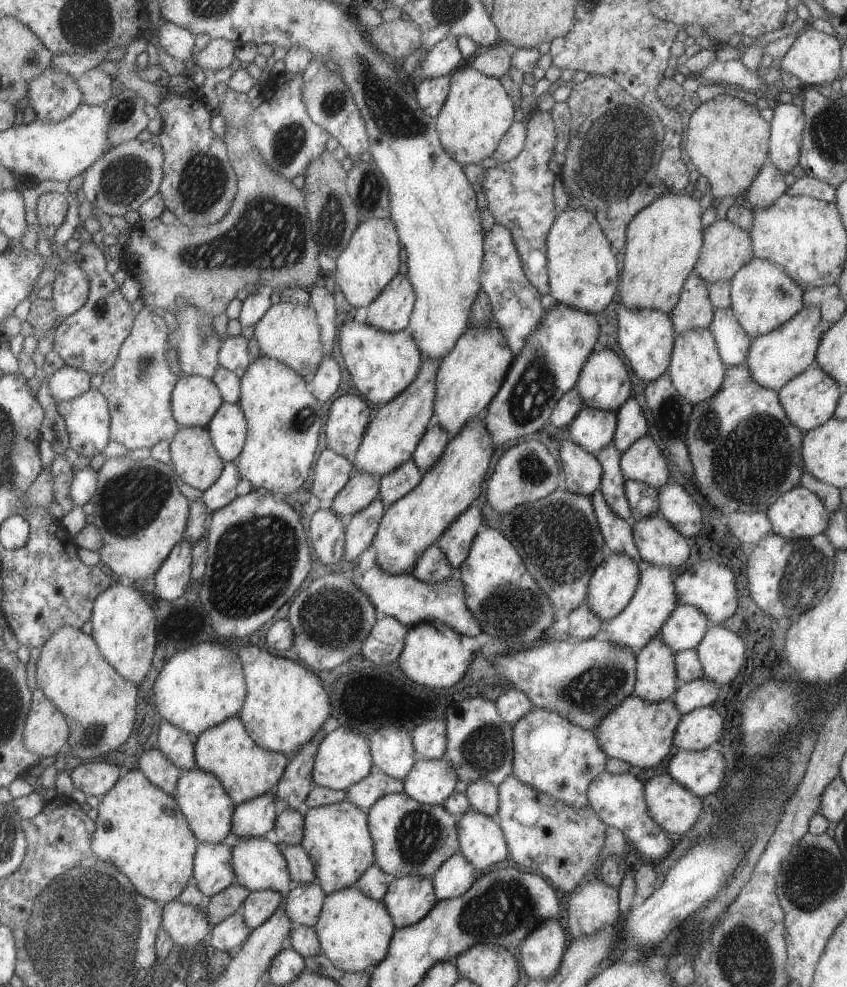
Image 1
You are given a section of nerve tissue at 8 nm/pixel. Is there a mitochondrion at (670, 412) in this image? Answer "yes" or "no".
yes

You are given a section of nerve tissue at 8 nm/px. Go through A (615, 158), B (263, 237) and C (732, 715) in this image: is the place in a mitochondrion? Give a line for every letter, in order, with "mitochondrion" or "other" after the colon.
A: mitochondrion
B: mitochondrion
C: other

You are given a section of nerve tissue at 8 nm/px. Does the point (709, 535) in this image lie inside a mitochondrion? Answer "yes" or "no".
no

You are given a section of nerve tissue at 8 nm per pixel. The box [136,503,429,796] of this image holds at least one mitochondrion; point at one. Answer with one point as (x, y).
(255, 558)

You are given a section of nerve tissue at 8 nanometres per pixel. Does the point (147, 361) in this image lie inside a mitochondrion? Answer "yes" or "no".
yes

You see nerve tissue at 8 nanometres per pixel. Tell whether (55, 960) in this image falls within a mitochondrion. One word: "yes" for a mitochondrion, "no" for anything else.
yes

